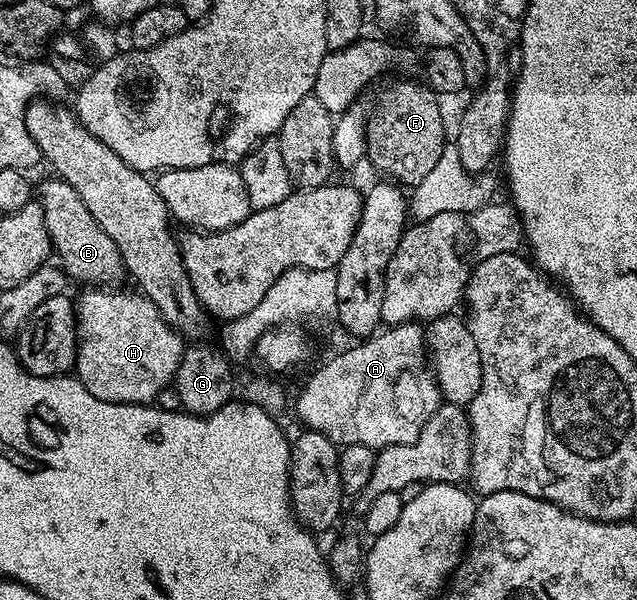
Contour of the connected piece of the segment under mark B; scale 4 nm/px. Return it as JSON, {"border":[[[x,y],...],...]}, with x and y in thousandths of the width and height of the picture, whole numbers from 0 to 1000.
{"border":[[[77,293],[66,303],[66,312],[58,312],[57,335],[66,343],[69,373],[75,380],[78,407],[83,422],[91,423],[89,435],[104,453],[105,465],[122,470],[137,470],[141,480],[173,480],[190,463],[199,462],[198,442],[188,427],[188,413],[182,413],[176,393],[151,373],[144,353],[138,353],[132,333],[99,297]]]}

